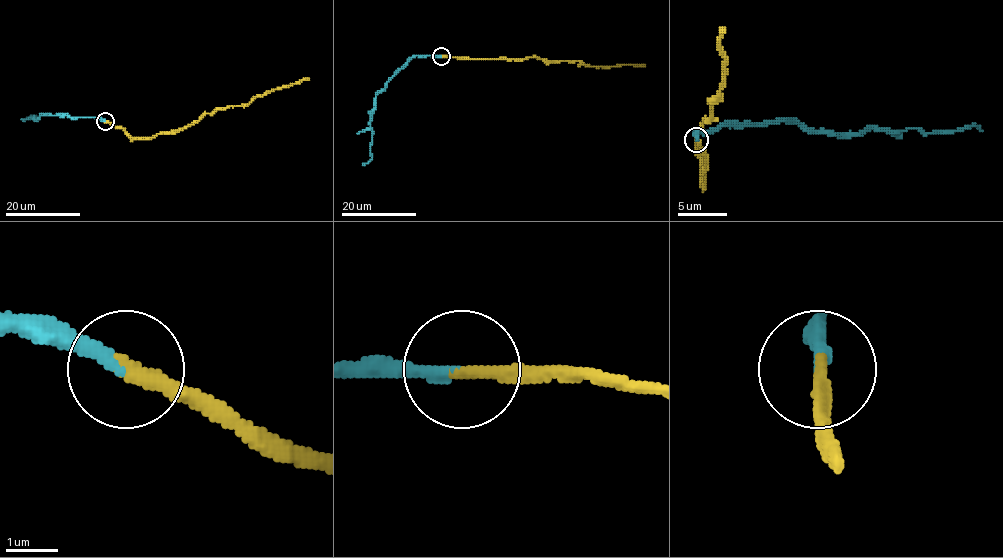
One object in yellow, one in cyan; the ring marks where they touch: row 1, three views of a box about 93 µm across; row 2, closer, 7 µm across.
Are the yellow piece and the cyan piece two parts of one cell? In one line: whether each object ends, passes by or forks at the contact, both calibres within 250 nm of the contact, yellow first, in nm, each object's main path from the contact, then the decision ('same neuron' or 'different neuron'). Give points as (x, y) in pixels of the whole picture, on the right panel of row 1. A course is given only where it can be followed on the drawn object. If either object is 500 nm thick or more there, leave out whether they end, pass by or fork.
yellow ends; cyan ends; calibres 300 and 260 nm; course yellow (695, 140), (705, 184), (698, 130), (708, 121), (710, 101), (725, 74), (720, 49), (720, 32), (725, 32); course cyan (695, 140), (695, 130), (725, 123), (796, 123), (860, 135), (869, 128), (982, 130); same neuron

